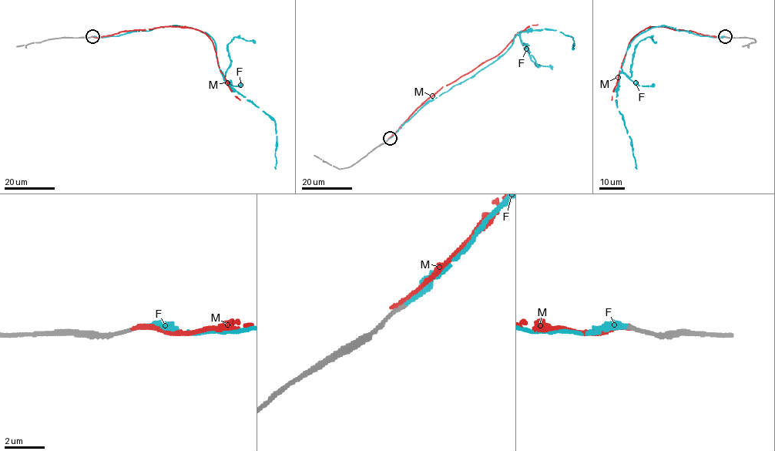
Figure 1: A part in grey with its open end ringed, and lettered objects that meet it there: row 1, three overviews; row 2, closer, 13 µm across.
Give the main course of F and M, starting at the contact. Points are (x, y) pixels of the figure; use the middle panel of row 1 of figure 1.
F: (390, 137), (428, 102), (494, 62), (520, 31), (545, 28), (561, 31), (572, 38), (572, 49)
M: (389, 138), (443, 86), (498, 55), (517, 32), (538, 24)

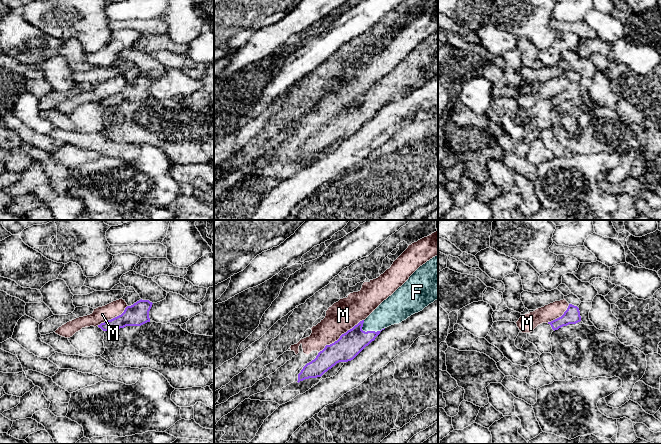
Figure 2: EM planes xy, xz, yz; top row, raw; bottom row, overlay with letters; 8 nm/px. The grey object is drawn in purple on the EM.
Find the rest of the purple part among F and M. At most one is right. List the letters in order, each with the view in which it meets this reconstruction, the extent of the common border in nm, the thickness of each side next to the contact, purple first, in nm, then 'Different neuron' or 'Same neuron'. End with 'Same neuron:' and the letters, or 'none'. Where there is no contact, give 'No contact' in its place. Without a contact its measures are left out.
F: Touches purple in xz. Shared border 190 nm. Thickness 200 nm (purple) against 220 nm. Same neuron
M: Touches purple in xz. Shared border 440 nm. Thickness 200 nm (purple) against 240 nm. Different neuron
Same neuron: F

